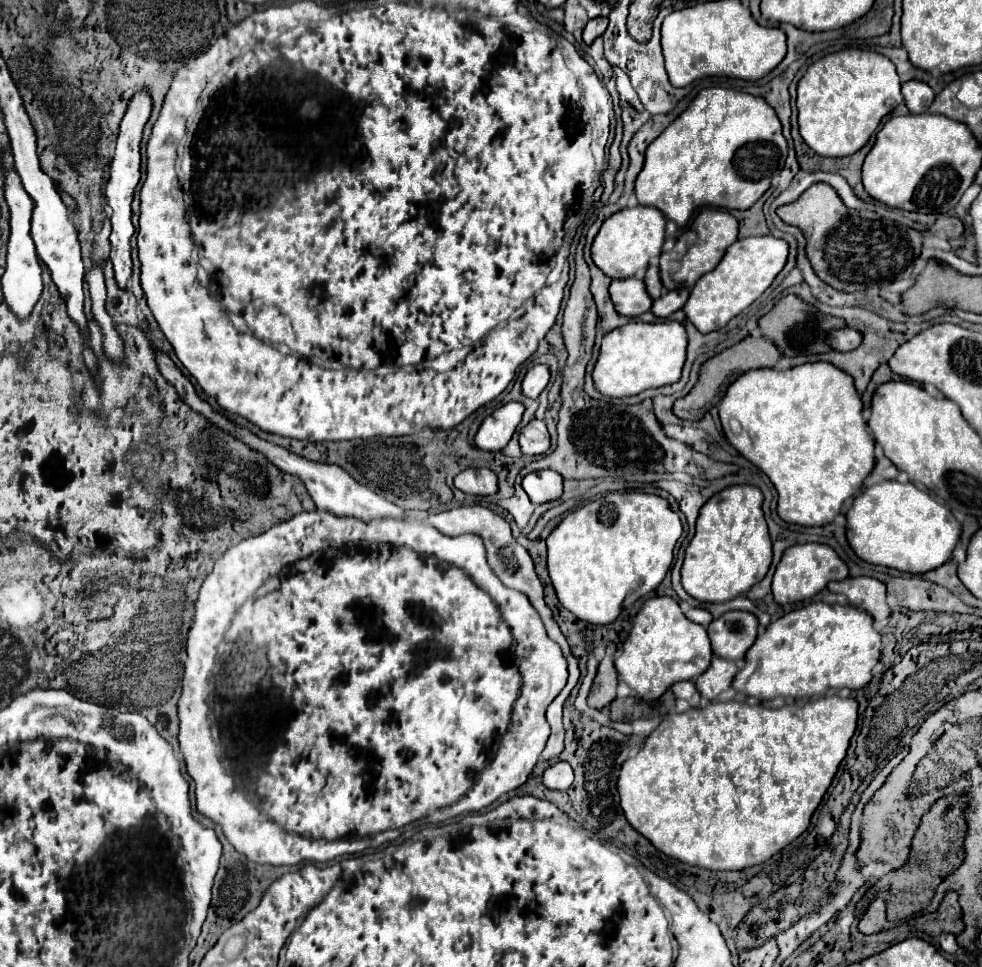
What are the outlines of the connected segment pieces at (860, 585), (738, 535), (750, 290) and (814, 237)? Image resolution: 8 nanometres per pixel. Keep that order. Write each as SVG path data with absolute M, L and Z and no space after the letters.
M846 577L844 581L830 583L832 593L844 593L854 607L864 609L876 621L890 617L890 607L886 603L886 585L874 577Z
M732 485L714 495L696 521L696 533L686 547L682 587L698 601L722 603L760 583L772 563L772 541L762 513L762 493L754 485Z
M772 235L746 237L734 241L726 249L722 261L710 273L700 277L698 283L692 287L690 297L682 307L682 311L700 333L710 333L724 327L732 317L744 311L770 287L774 277L786 265L786 257L788 257L788 243Z
M814 183L794 203L778 207L776 215L784 223L796 225L802 229L802 233L808 241L806 257L812 263L814 273L830 287L834 287L838 291L846 291L846 293L862 291L868 285L882 285L886 281L892 281L898 273L902 273L920 255L920 249L922 249L922 235L918 231L914 231L906 225L894 223L890 219L882 219L880 215L876 215L872 211L848 209L842 203L842 199L838 197L838 193L828 183Z

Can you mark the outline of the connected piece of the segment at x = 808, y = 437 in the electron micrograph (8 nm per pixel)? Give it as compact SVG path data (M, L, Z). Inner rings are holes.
M824 361L804 363L804 365L798 365L798 367L792 367L792 369L784 369L784 371L774 371L774 369L746 371L728 387L726 395L722 397L722 401L718 405L718 411L720 411L720 423L722 423L722 429L724 429L724 435L726 435L728 443L742 457L746 457L750 463L754 463L762 473L766 473L768 479L772 481L772 485L776 487L776 491L778 491L778 515L780 515L780 519L784 519L788 523L798 523L798 525L826 525L826 523L830 523L840 513L842 503L856 495L856 491L862 487L864 479L868 477L868 473L874 469L874 439L866 431L866 423L860 415L862 413L860 395L852 387L852 379L848 379L848 375L844 375L844 371L832 367L830 363L824 363ZM730 419L736 419L740 423L740 433L732 433Z

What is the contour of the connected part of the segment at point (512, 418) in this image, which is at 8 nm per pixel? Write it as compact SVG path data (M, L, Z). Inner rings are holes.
M506 403L500 409L496 409L492 415L488 415L476 437L474 437L474 445L482 451L502 451L508 441L512 439L516 425L520 423L524 413L524 405L522 403Z

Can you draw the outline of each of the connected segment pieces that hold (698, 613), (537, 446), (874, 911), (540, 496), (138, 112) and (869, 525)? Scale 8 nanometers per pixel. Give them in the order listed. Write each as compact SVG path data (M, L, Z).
M700 607L690 609L690 611L686 613L686 617L688 617L688 619L692 619L694 623L700 623L702 627L706 627L706 625L712 621L712 615L710 615L706 609L700 609Z
M532 419L526 427L520 431L520 447L524 455L542 455L550 447L550 435L546 429L546 423L542 419Z
M874 899L874 901L870 903L868 911L864 913L864 917L860 919L858 929L860 929L862 933L874 933L874 929L880 929L880 931L890 929L892 923L886 919L884 909L886 909L886 907L884 907L884 901L882 901L882 899Z
M542 469L542 471L528 473L522 481L522 487L528 493L530 501L534 505L540 505L540 503L560 499L560 495L562 495L562 477L552 469Z
M140 91L140 95L136 95L136 99L132 99L132 103L128 105L128 111L126 111L122 123L120 123L120 135L118 135L114 159L112 159L112 165L110 165L110 179L106 183L106 199L108 199L108 205L112 209L112 215L110 215L110 221L112 221L112 233L110 233L112 253L110 253L110 259L114 263L116 281L122 289L126 287L126 281L130 279L130 273L132 273L130 237L134 233L134 227L132 227L132 221L130 221L130 203L132 203L132 197L134 197L134 189L140 181L140 143L142 143L144 125L150 117L150 111L152 111L152 101L148 99L148 91Z
M880 481L860 493L846 513L846 537L854 553L874 565L922 575L944 565L960 539L960 523L950 509L914 483Z

